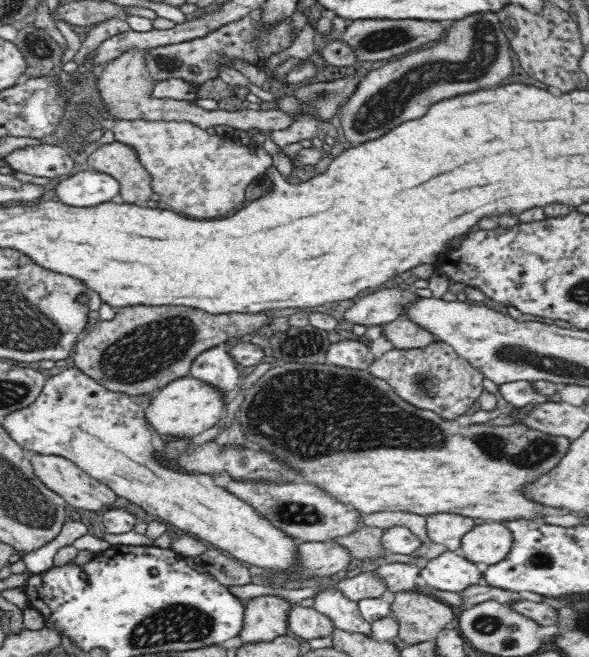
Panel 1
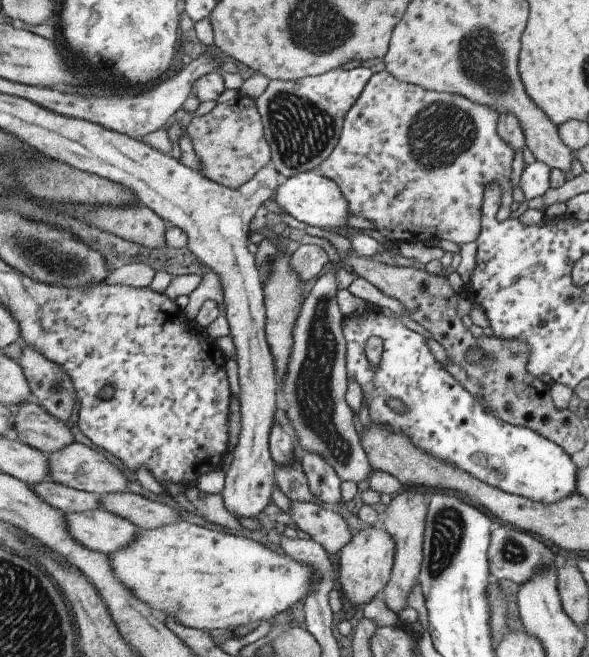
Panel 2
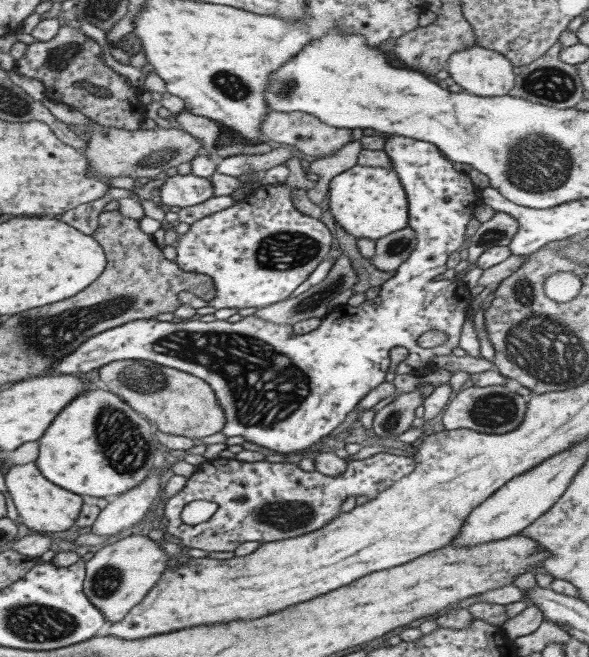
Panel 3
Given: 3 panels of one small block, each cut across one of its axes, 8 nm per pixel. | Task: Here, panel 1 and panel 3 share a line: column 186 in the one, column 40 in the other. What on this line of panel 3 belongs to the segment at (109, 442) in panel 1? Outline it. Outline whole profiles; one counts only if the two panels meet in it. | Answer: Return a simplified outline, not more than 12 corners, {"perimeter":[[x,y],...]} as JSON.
{"perimeter":[[34,462],[3,477],[18,521],[63,532],[84,498],[43,478]]}

